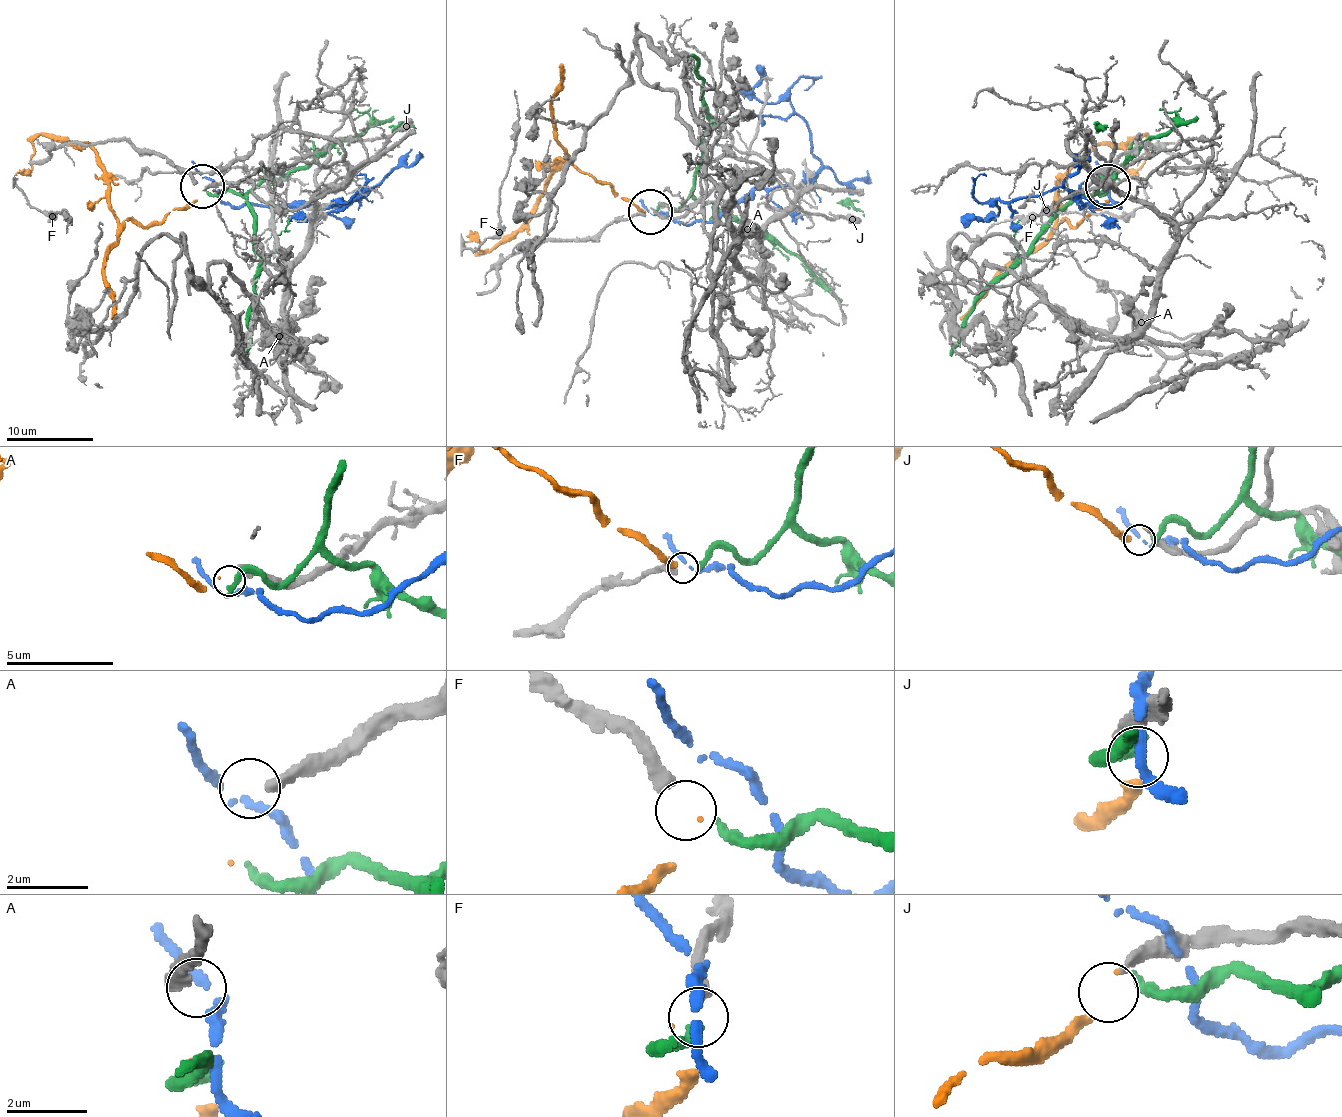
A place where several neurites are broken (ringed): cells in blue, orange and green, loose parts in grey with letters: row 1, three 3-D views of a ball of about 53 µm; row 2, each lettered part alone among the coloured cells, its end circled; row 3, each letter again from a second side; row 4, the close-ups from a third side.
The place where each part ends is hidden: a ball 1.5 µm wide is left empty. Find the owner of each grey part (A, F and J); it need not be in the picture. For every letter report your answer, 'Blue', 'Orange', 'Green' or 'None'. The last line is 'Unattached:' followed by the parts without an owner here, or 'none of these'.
A: None
F: Green
J: Orange
Unattached: A

